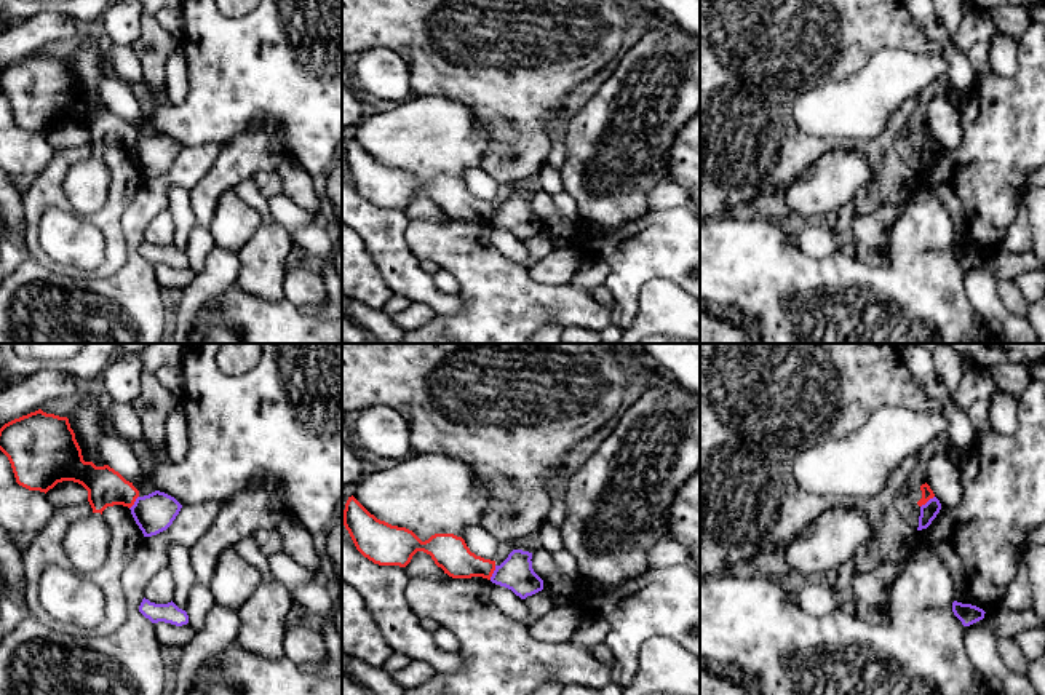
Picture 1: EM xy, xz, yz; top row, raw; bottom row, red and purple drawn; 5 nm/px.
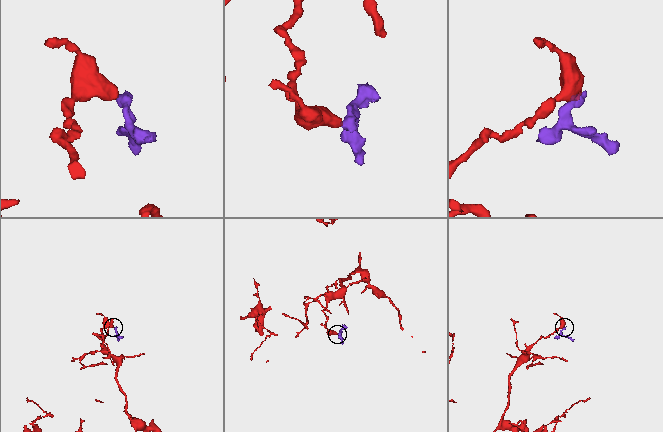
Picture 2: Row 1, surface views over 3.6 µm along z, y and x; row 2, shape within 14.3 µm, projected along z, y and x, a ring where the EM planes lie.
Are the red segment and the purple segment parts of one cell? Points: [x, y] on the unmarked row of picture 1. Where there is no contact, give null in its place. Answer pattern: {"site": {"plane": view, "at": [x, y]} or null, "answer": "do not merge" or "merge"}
{"site": {"plane": "xz", "at": [492, 214]}, "answer": "do not merge"}

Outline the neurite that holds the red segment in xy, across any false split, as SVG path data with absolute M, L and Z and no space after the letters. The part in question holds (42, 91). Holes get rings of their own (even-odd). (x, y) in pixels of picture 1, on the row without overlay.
M42 51L14 61L0 70L0 93L8 99L16 125L29 133L48 134L58 125L74 123L88 133L88 144L93 155L107 149L123 147L131 150L139 139L133 125L126 123L109 107L96 109L85 104L67 59L46 56Z

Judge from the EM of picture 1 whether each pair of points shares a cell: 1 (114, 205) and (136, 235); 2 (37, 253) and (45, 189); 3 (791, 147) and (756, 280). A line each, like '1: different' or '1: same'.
1: different
2: same
3: different

